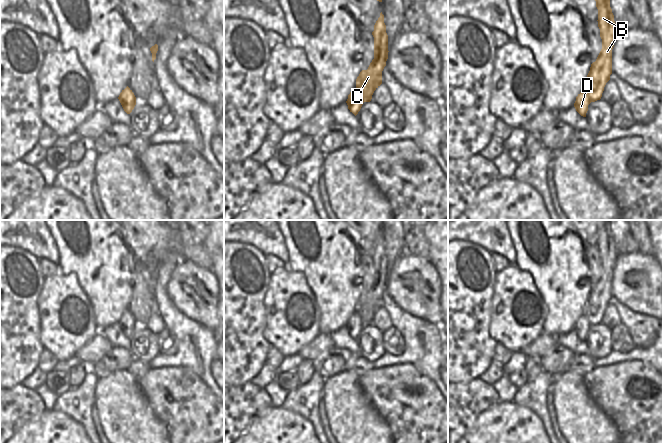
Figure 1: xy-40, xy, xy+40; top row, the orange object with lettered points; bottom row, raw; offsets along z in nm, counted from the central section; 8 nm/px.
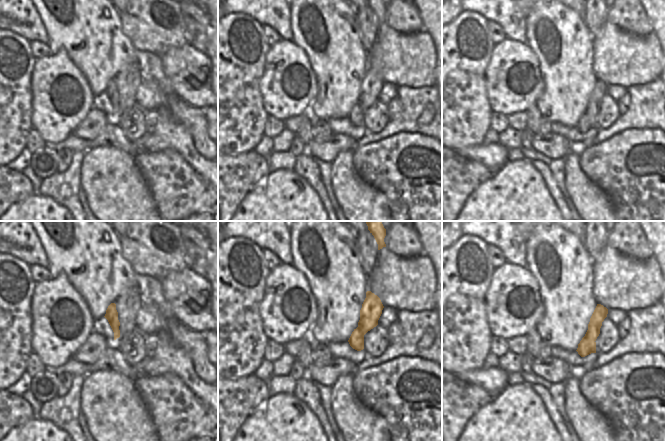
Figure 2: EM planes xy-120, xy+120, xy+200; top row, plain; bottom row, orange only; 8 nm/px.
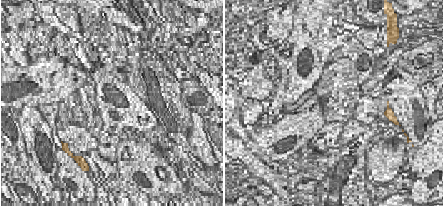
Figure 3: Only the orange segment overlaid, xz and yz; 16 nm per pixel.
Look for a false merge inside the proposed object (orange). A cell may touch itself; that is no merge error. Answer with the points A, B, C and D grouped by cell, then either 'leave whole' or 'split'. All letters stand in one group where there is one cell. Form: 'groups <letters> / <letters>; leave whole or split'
groups A B C / D; split

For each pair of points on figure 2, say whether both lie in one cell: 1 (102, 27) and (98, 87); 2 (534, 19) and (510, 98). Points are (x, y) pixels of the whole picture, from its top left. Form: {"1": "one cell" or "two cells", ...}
{"1": "one cell", "2": "two cells"}

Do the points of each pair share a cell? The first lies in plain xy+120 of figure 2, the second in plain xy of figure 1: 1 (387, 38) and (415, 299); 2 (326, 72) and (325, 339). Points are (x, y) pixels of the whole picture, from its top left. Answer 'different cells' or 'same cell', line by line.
1: same cell
2: different cells

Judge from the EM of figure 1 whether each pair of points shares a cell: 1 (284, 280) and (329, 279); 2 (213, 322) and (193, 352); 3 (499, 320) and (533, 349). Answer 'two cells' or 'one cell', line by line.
1: two cells
2: two cells
3: two cells

